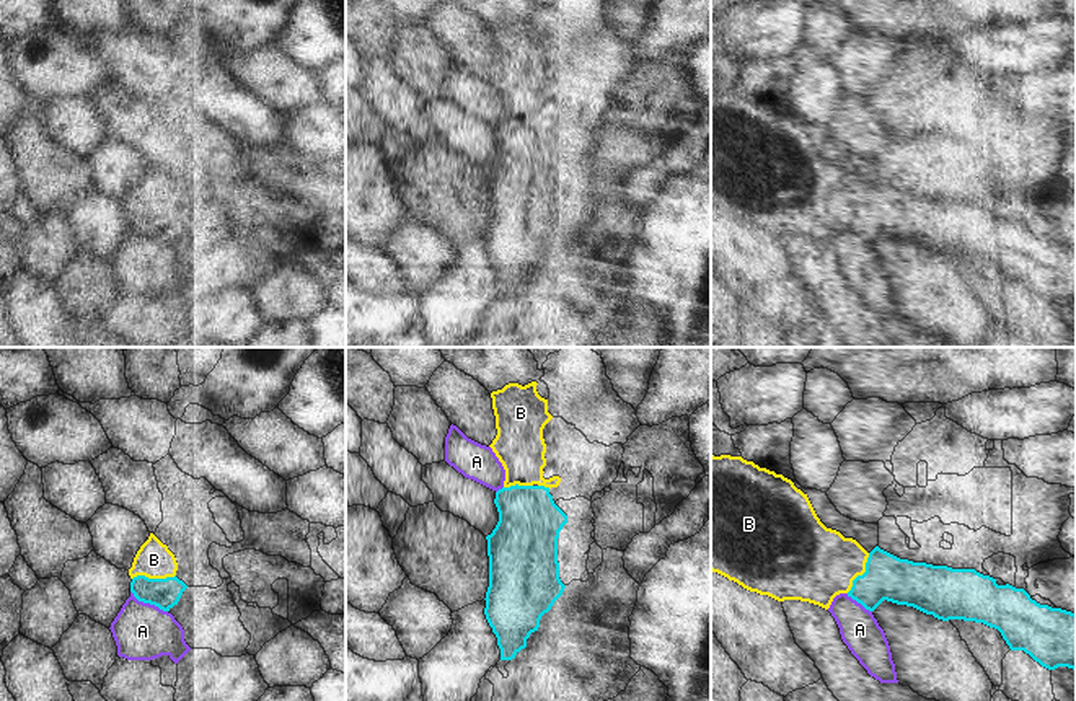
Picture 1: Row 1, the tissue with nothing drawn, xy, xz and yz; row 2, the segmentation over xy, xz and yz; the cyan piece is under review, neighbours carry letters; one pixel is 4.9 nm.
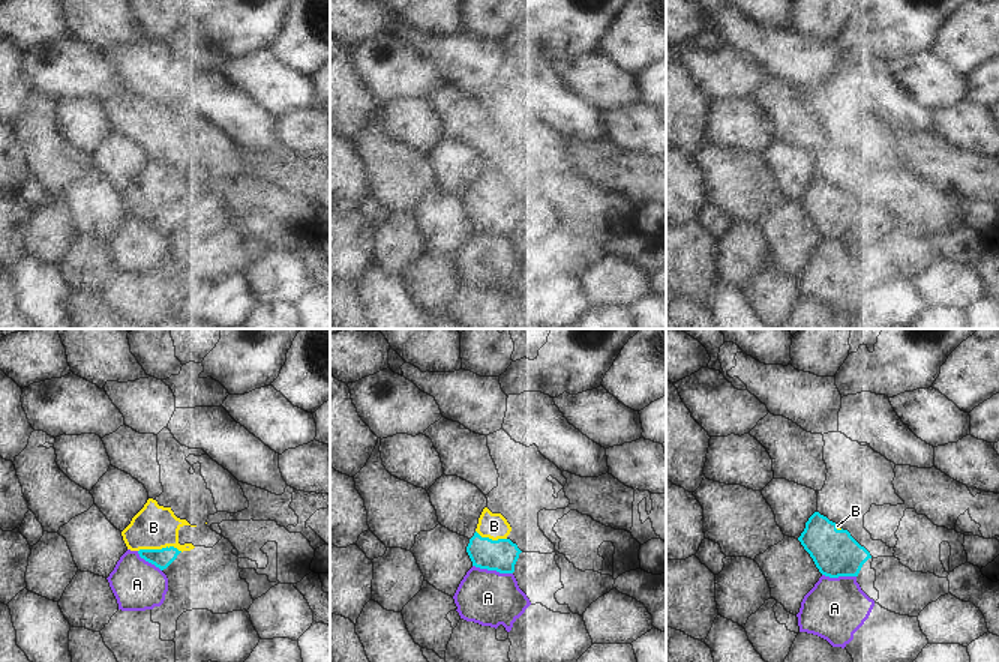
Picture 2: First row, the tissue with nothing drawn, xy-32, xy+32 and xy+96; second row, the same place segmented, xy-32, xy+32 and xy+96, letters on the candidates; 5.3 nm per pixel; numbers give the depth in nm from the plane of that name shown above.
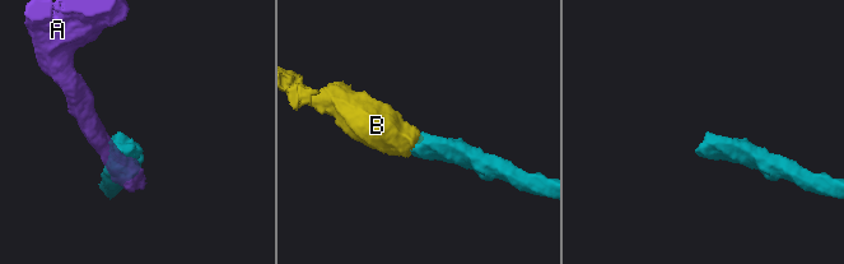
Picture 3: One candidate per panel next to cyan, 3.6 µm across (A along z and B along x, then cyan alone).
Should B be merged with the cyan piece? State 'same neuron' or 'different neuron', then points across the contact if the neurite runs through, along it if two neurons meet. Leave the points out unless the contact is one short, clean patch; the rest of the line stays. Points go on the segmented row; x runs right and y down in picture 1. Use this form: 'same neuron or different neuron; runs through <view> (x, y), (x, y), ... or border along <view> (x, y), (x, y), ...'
same neuron; runs through xy (165, 594), (154, 579), (154, 559)

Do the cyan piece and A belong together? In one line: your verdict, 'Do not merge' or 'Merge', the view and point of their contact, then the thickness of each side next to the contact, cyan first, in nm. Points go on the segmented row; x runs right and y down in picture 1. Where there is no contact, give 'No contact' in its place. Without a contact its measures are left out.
Do not merge. Touches cyan at xy (149, 602). Thickness 150 nm (cyan) against 280 nm.

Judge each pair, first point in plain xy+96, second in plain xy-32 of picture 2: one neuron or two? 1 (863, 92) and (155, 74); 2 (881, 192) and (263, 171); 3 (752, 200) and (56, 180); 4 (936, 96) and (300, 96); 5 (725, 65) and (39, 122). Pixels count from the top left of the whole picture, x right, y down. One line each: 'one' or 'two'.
1: one
2: one
3: one
4: one
5: two

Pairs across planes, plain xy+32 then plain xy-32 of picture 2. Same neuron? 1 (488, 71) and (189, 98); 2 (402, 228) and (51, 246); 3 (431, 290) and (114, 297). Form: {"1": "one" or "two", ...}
{"1": "one", "2": "one", "3": "two"}

